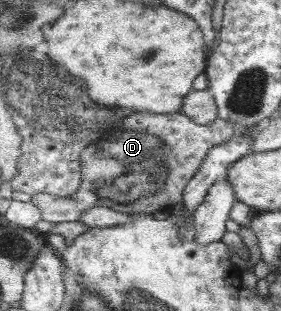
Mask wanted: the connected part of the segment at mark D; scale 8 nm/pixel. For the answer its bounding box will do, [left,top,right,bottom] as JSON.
[32,113,236,224]

